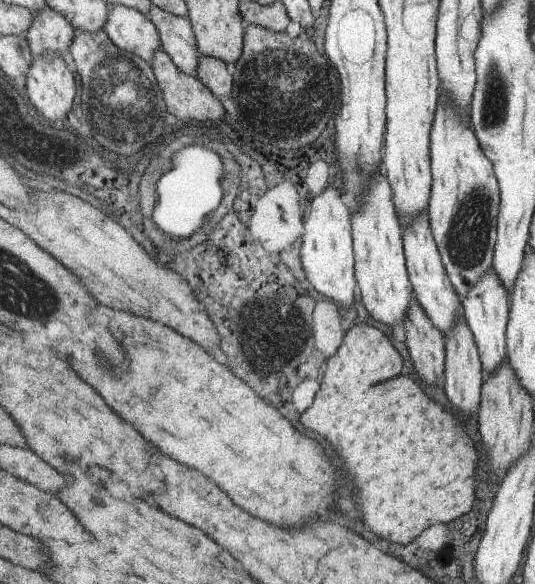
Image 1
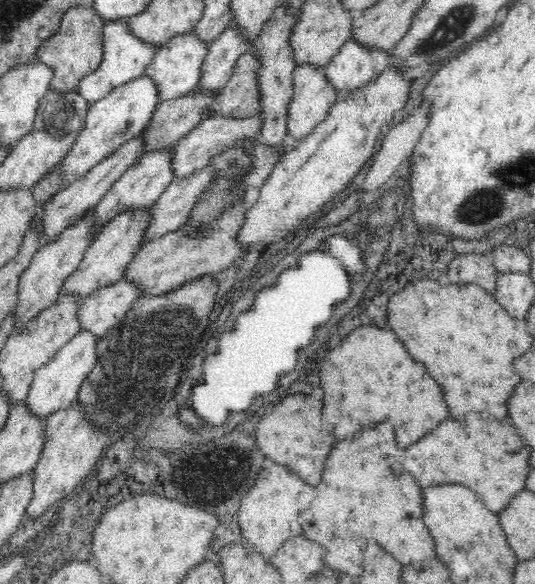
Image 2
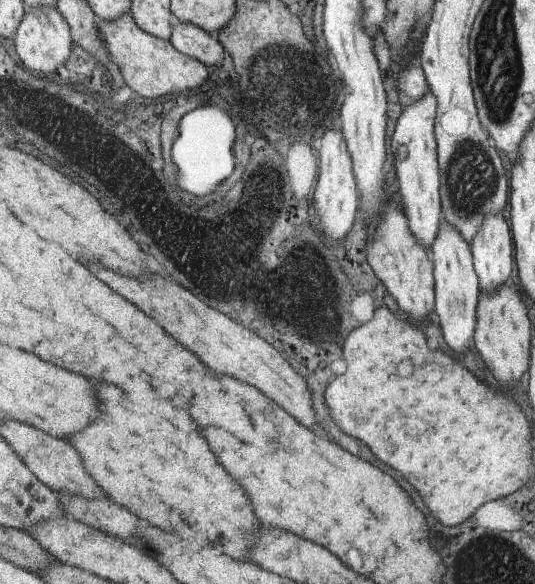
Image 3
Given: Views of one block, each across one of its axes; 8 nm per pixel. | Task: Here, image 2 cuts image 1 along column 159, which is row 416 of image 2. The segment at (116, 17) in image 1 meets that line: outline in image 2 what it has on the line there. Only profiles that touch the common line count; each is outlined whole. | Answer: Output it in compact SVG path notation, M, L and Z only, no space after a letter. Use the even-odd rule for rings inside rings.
M79 330L46 364L40 367L33 376L25 400L27 410L38 419L47 419L54 412L62 411L73 404L79 386L87 374L94 368L96 343L100 340L89 331Z

